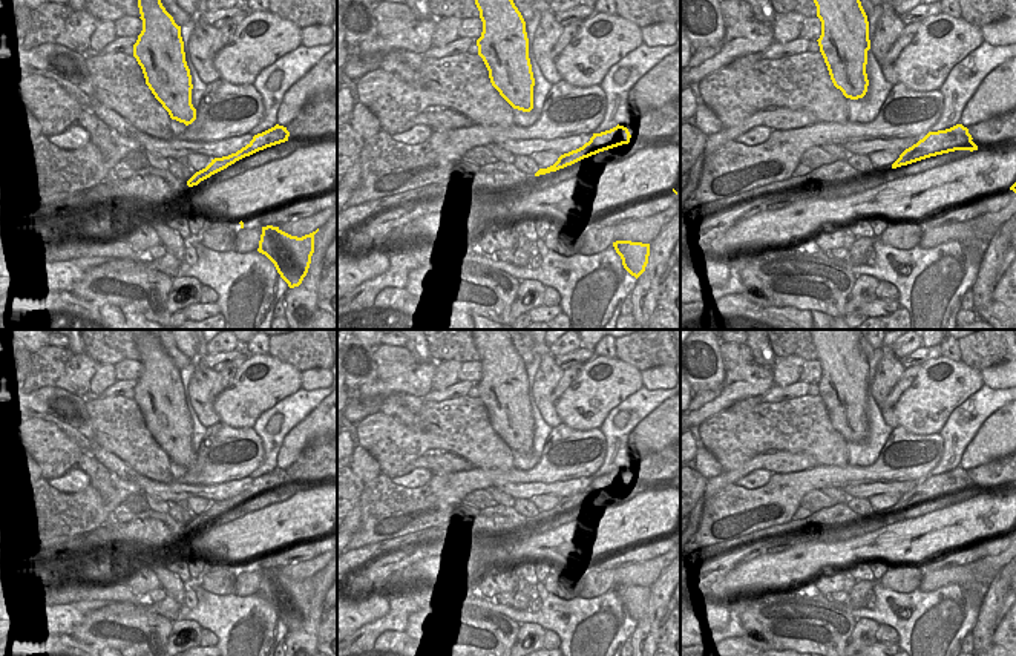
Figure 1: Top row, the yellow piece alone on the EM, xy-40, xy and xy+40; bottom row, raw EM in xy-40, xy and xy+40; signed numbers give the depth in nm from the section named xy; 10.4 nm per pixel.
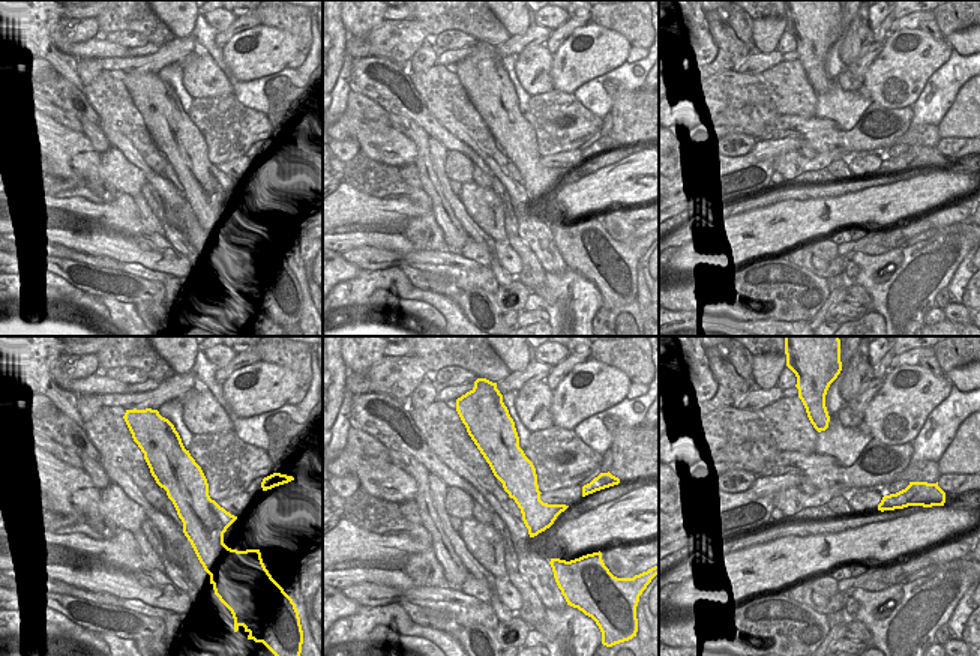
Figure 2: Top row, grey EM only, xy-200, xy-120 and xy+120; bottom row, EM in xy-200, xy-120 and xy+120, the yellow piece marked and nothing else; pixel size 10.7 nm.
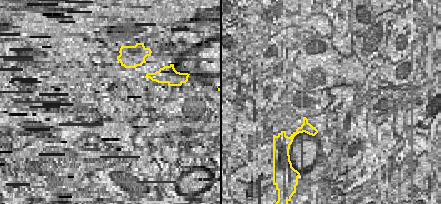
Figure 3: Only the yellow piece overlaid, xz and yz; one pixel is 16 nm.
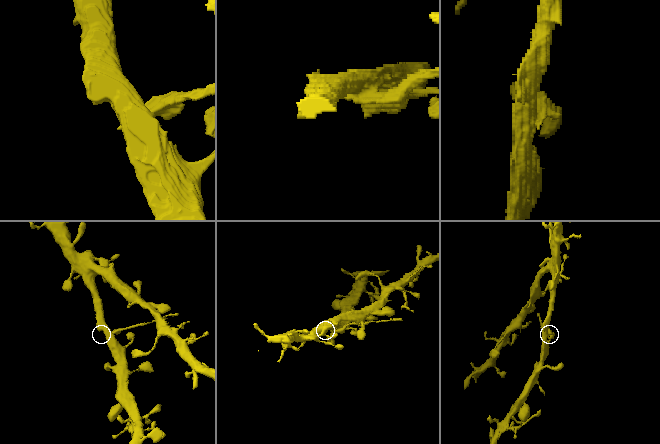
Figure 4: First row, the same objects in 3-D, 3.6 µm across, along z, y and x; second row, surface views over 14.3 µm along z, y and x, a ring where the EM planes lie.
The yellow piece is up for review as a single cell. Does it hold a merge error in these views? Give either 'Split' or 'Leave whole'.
Split

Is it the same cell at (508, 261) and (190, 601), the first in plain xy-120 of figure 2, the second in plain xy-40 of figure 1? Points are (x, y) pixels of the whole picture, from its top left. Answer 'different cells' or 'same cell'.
same cell

